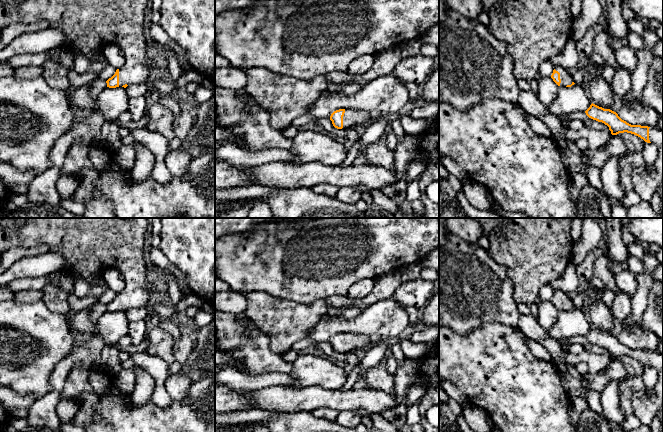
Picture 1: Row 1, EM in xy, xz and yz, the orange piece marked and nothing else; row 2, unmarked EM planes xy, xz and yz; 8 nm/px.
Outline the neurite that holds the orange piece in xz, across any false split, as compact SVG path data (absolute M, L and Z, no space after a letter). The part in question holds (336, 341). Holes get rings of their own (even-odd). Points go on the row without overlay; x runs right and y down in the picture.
M339 333L334 335L330 340L333 350L337 353L364 349L370 343L369 336L351 333Z

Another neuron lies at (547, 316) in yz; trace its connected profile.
M549 300L540 303L537 316L540 326L546 331L551 329L557 321L559 312L560 310Z

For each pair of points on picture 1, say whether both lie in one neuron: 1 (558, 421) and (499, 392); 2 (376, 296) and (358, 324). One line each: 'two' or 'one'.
1: one
2: two

